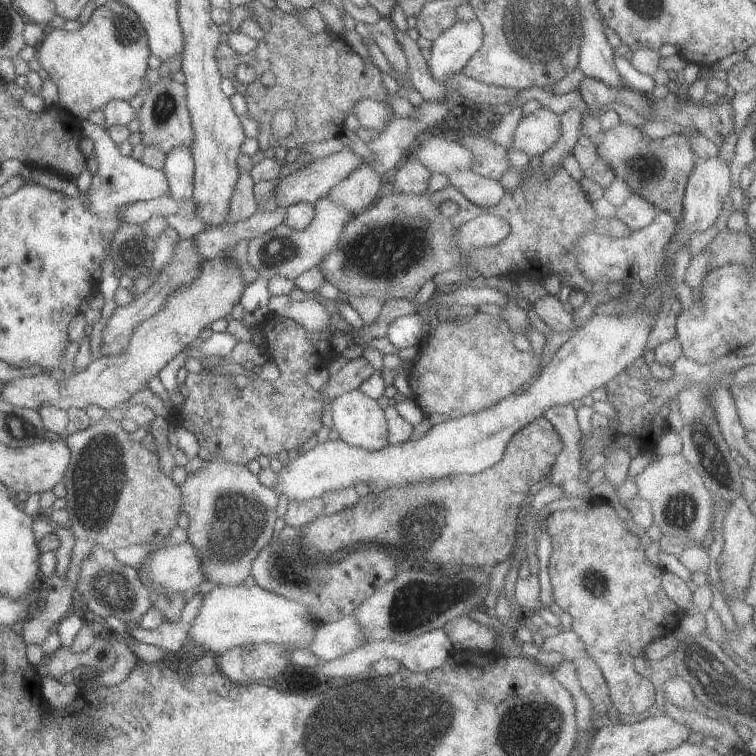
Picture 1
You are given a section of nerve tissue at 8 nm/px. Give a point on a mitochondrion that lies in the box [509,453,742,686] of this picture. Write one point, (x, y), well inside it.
(683, 513)

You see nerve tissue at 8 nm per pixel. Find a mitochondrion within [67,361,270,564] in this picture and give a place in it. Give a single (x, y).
(101, 467)

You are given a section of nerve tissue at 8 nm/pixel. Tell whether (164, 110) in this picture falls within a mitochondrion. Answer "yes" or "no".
yes

